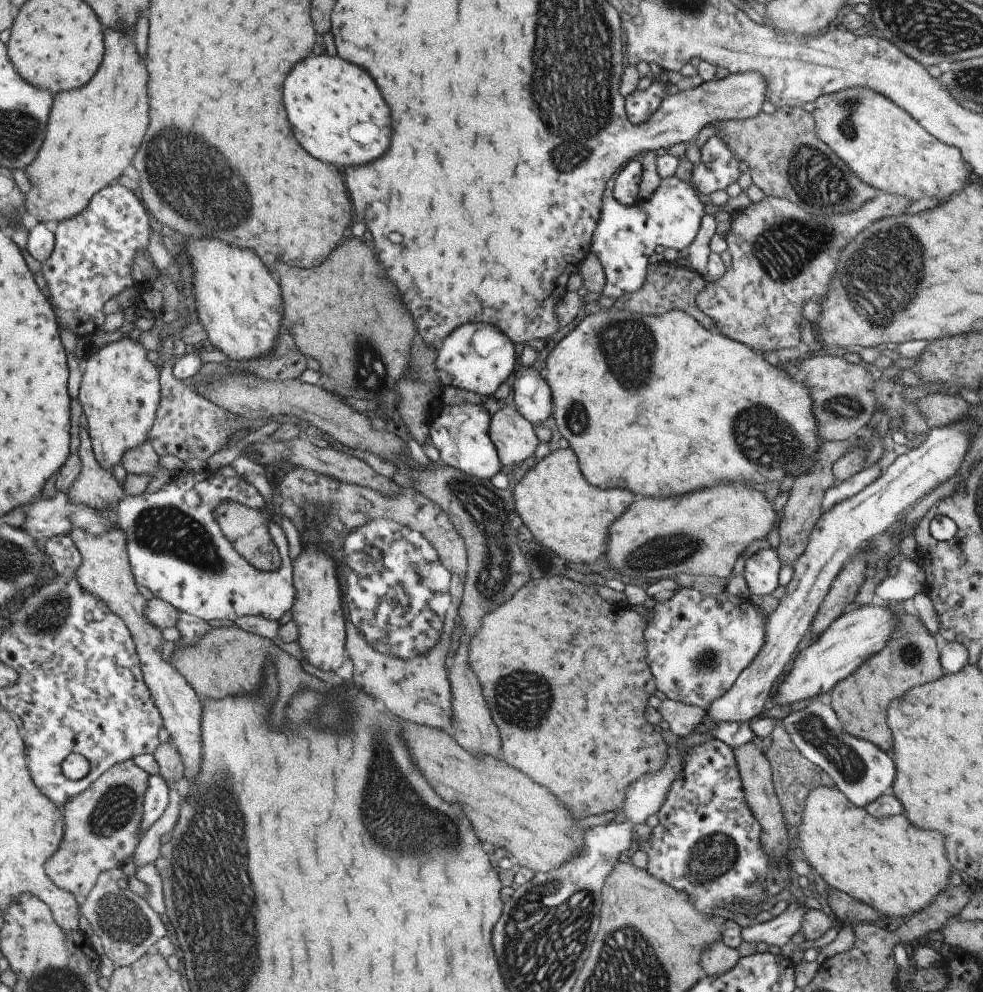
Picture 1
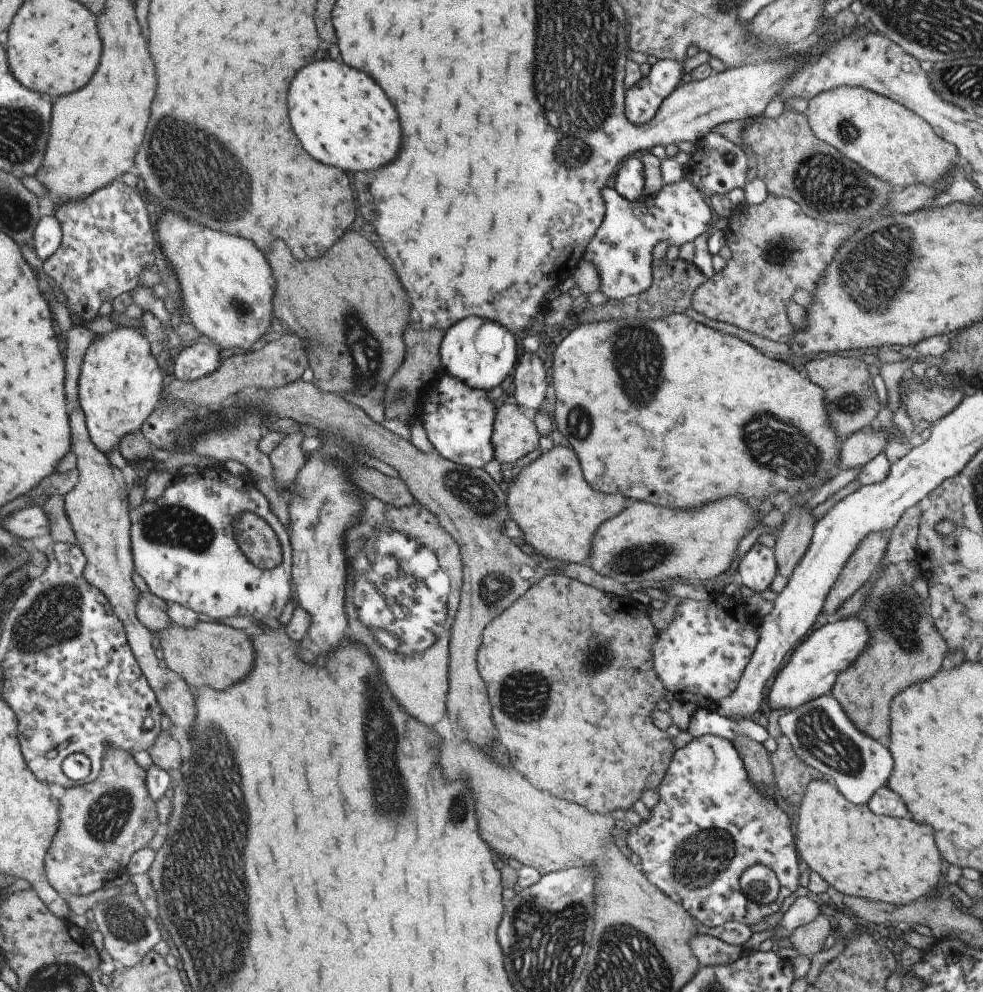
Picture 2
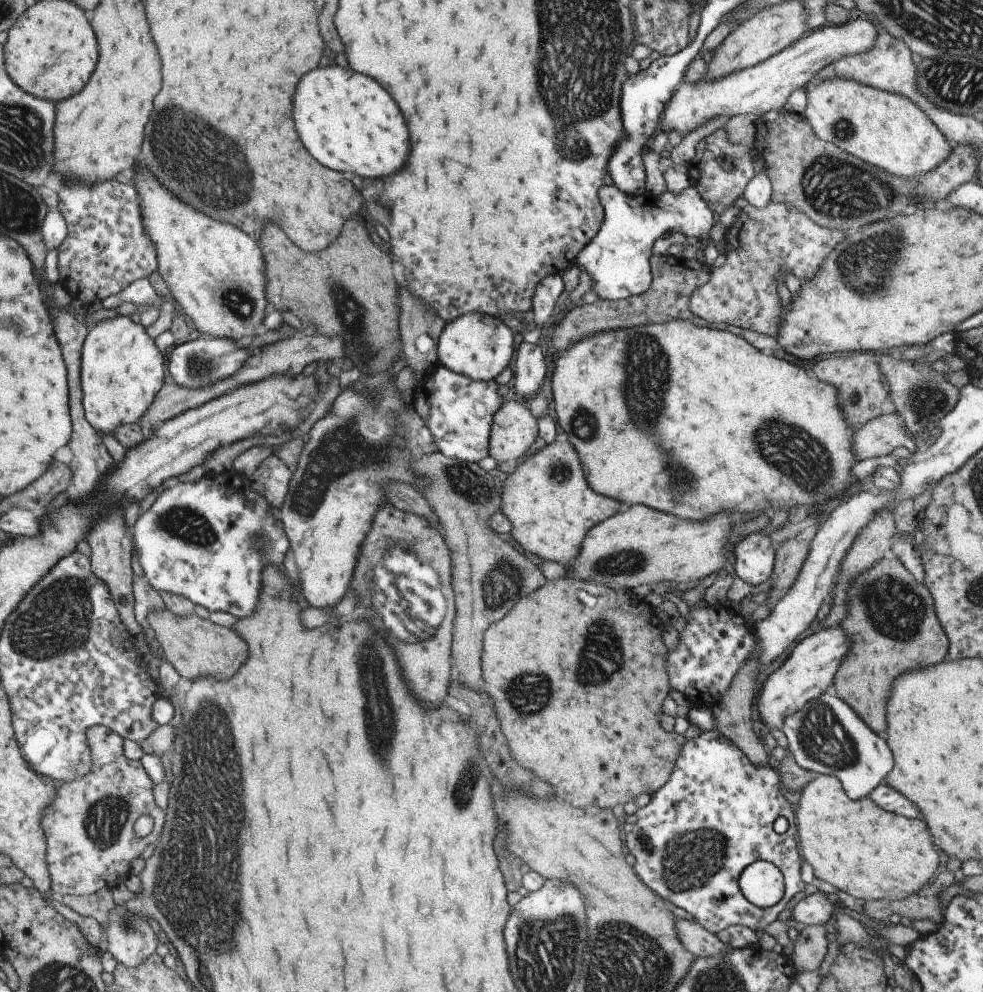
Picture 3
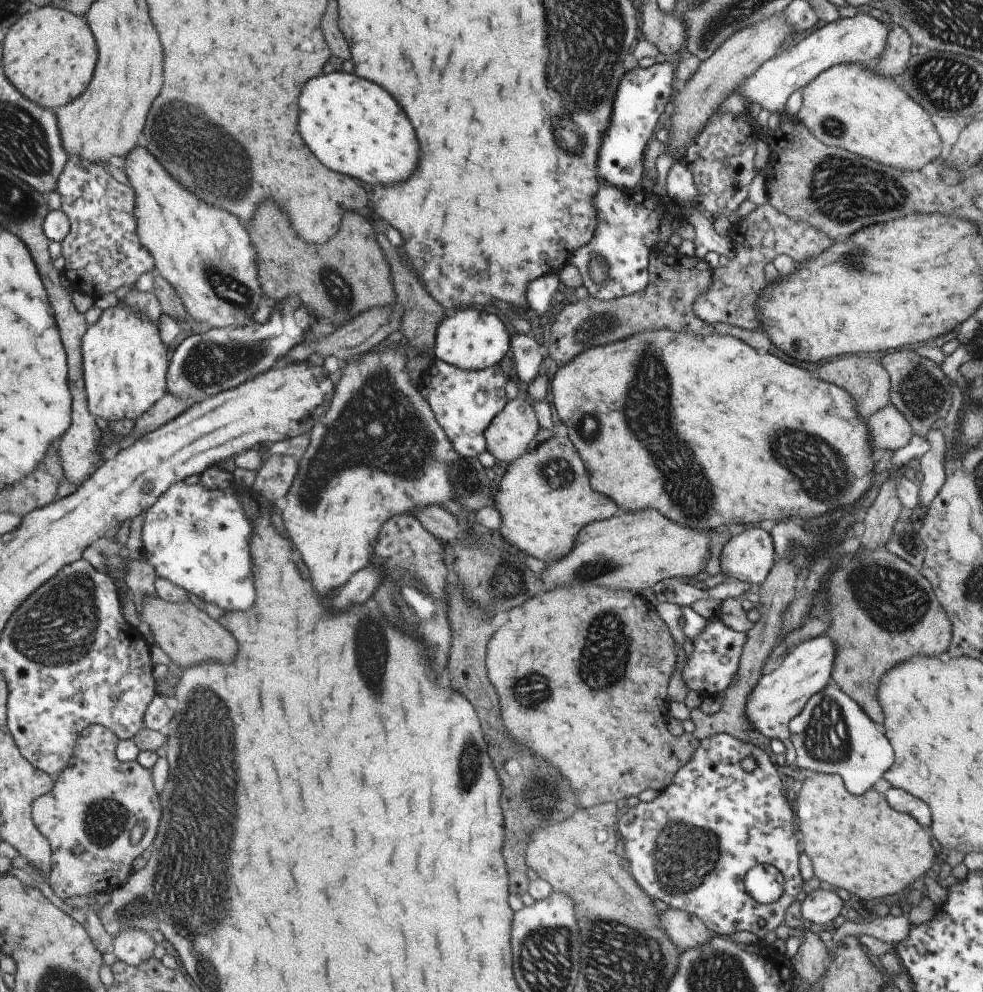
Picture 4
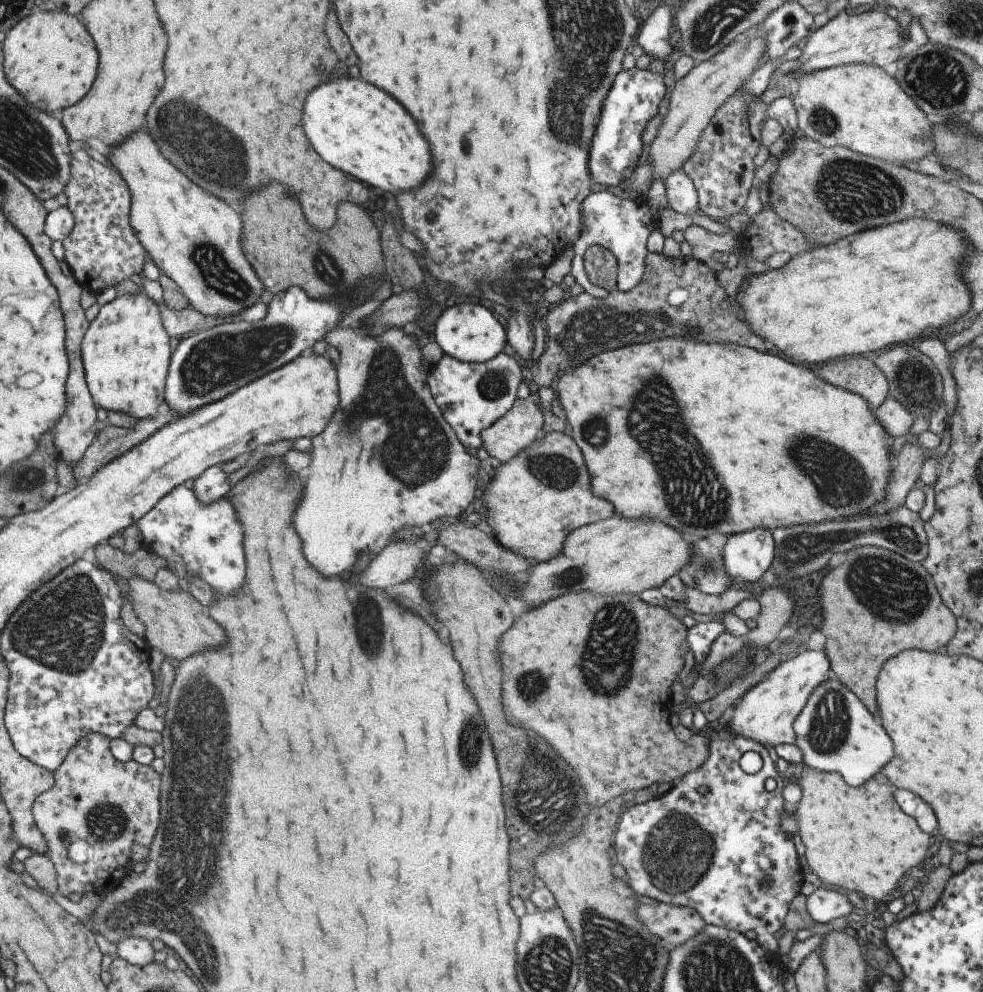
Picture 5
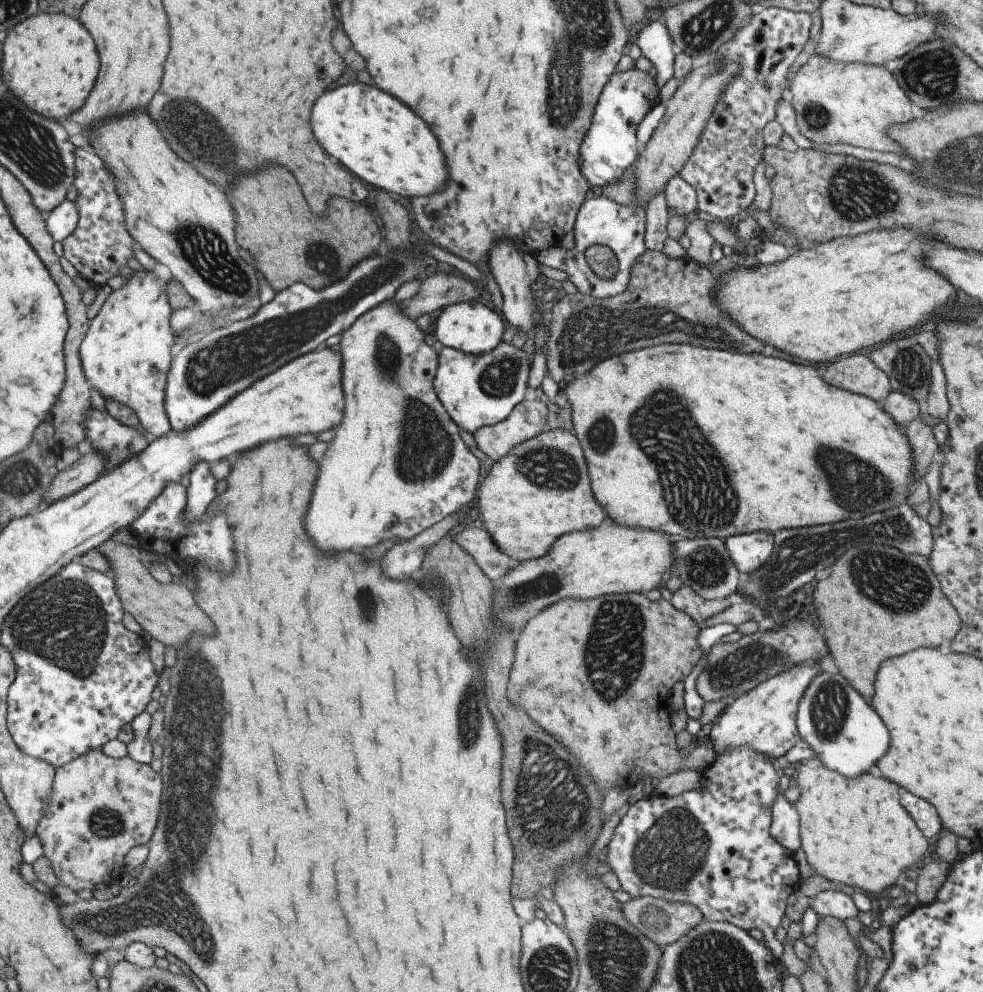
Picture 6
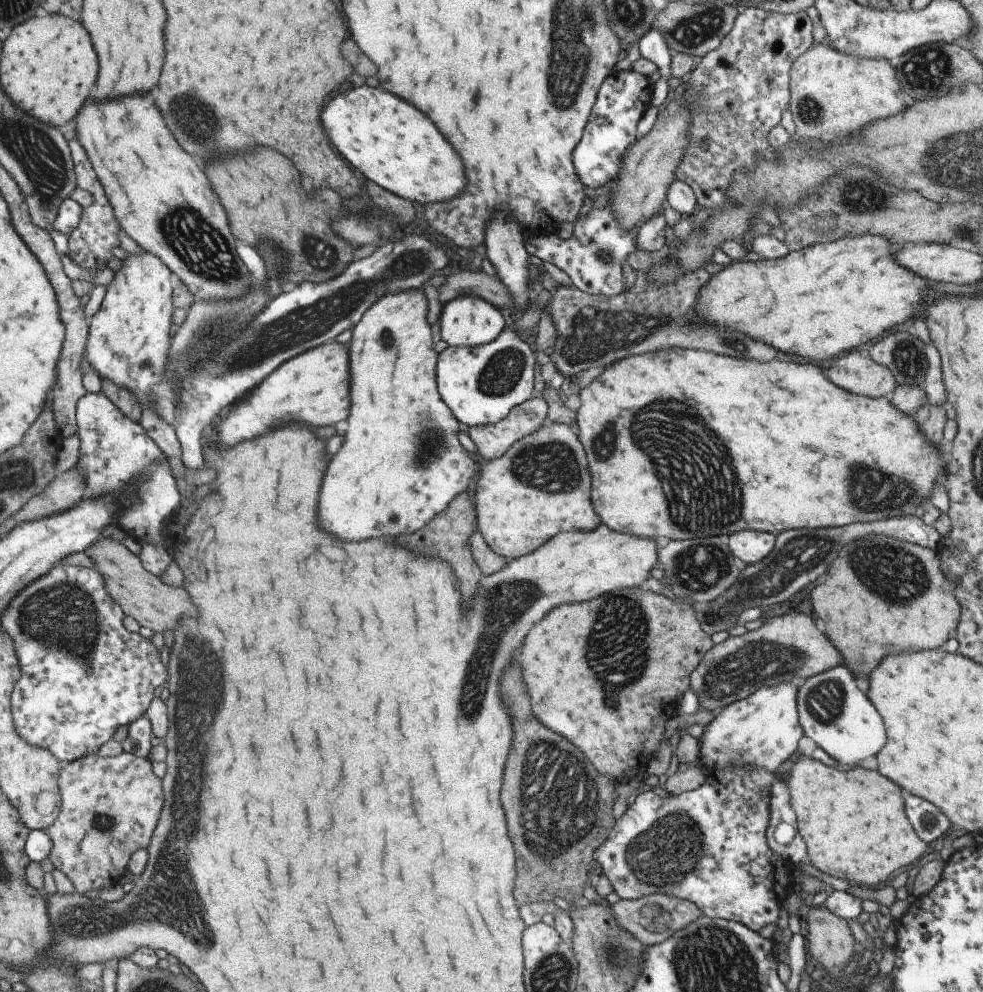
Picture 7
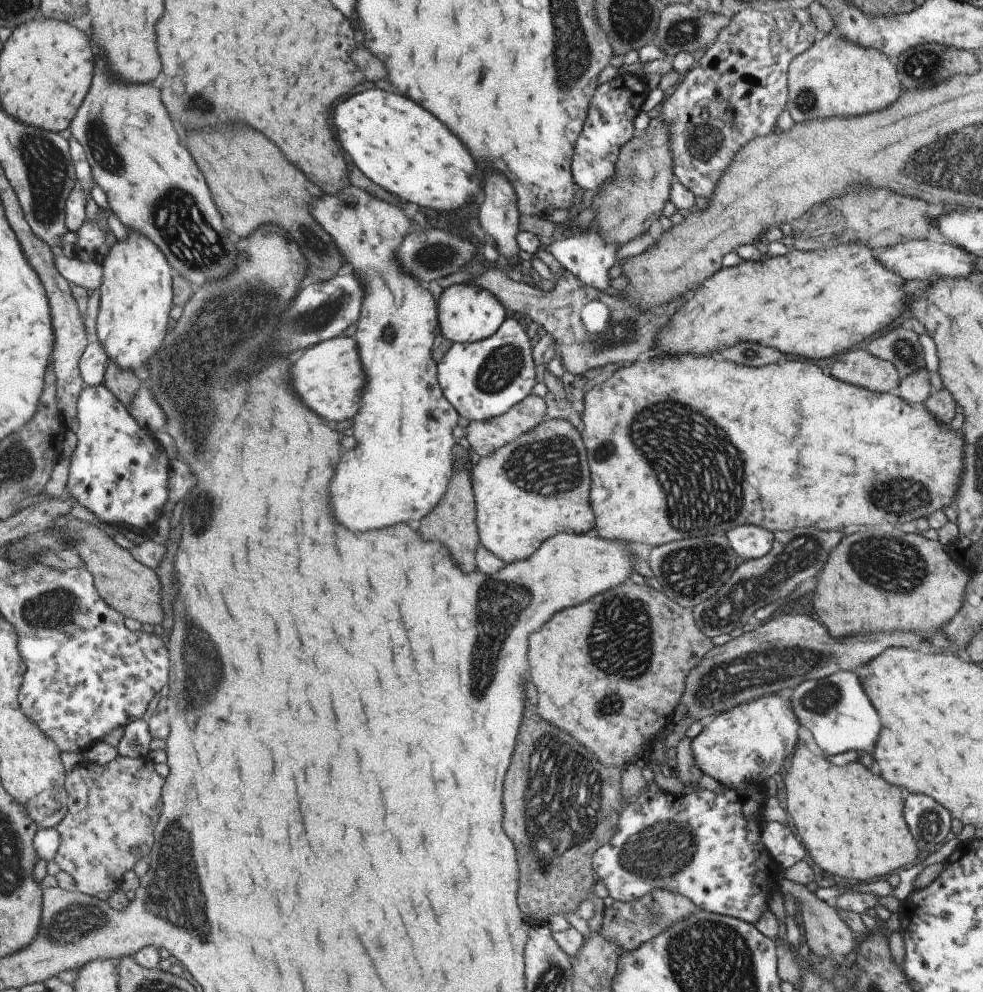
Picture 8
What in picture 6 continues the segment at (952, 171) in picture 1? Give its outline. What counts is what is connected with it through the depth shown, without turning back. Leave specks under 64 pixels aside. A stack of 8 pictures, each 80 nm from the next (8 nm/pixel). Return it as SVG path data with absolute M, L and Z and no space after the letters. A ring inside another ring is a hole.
M812 53L789 79L787 98L793 107L797 130L818 145L851 144L875 152L897 152L897 144L885 136L885 128L911 120L911 106L886 65L841 62Z

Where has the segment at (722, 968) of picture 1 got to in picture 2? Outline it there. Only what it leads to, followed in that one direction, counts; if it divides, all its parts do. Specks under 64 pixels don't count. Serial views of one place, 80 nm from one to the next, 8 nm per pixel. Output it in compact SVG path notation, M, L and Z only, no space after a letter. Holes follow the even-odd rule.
M704 931L689 937L688 945L698 960L698 964L704 967L733 962L743 952L737 945L725 944Z

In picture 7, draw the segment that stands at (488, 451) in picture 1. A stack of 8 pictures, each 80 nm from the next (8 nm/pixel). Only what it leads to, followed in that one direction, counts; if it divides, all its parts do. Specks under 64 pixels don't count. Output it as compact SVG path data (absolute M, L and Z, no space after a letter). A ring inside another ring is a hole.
M503 327L492 341L482 345L474 347L448 345L437 357L437 390L449 410L456 415L461 424L472 427L496 423L505 418L505 415L514 406L520 405L534 395L532 387L534 353L529 349L527 343L508 327Z

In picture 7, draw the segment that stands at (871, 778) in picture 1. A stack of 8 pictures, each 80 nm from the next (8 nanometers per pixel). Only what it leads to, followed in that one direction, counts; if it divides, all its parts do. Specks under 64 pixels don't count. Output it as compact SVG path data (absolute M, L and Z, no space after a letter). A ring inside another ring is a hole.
M839 665L824 673L807 677L796 688L796 711L802 734L811 738L817 747L837 760L837 767L847 768L858 765L861 760L877 754L885 742L883 722L866 694L857 688L855 679L847 667Z

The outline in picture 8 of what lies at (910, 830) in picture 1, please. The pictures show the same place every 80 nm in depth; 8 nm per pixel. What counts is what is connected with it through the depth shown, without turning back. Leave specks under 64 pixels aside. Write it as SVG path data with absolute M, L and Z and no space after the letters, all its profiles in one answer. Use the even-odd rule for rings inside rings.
M804 744L795 746L789 768L782 774L789 824L803 844L808 861L811 865L817 865L823 874L832 875L838 882L865 883L865 880L897 872L917 862L919 848L915 846L915 840L903 822L903 798L899 788L889 786L879 776L873 776L861 764L853 762L845 766L833 766L825 760L824 755L811 754Z

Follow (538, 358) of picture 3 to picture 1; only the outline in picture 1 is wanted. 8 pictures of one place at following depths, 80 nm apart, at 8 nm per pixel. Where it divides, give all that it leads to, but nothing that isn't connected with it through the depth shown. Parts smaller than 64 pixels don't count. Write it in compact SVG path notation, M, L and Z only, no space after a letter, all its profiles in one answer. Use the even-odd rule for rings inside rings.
M539 363L515 372L512 392L514 407L526 421L535 426L547 420L551 397Z

